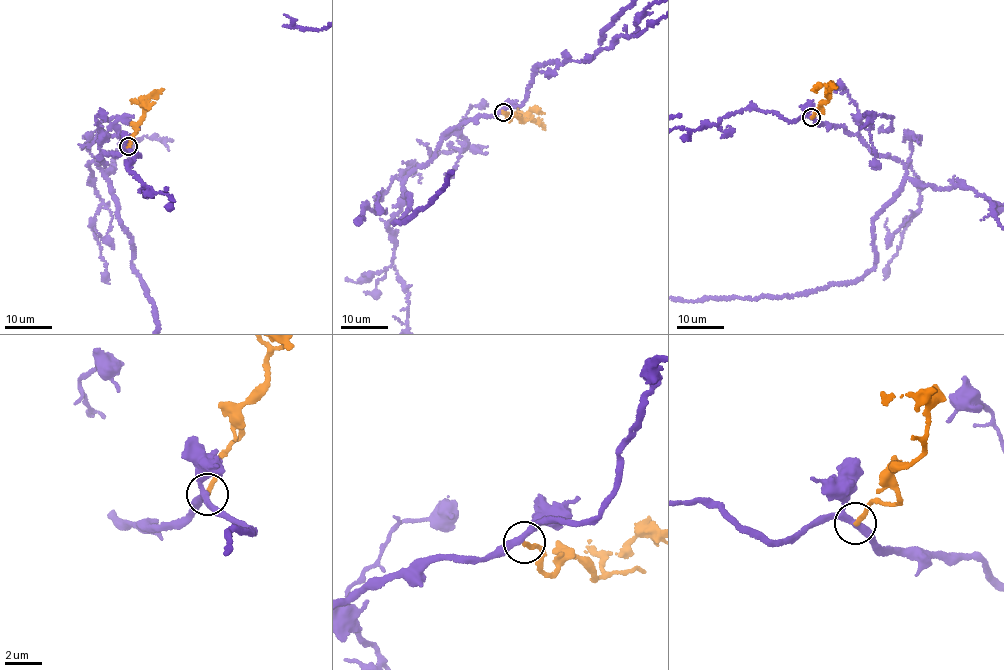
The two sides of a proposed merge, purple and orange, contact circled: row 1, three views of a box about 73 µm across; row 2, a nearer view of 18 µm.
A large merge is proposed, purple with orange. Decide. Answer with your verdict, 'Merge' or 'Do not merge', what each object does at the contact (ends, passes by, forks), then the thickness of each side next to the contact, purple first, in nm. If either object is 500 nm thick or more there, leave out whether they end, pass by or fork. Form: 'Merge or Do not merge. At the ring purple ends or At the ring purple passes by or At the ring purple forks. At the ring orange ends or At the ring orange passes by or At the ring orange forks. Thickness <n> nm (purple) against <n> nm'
Do not merge. At the ring purple forks. At the ring orange ends. Thickness 280 nm (purple) against 240 nm

